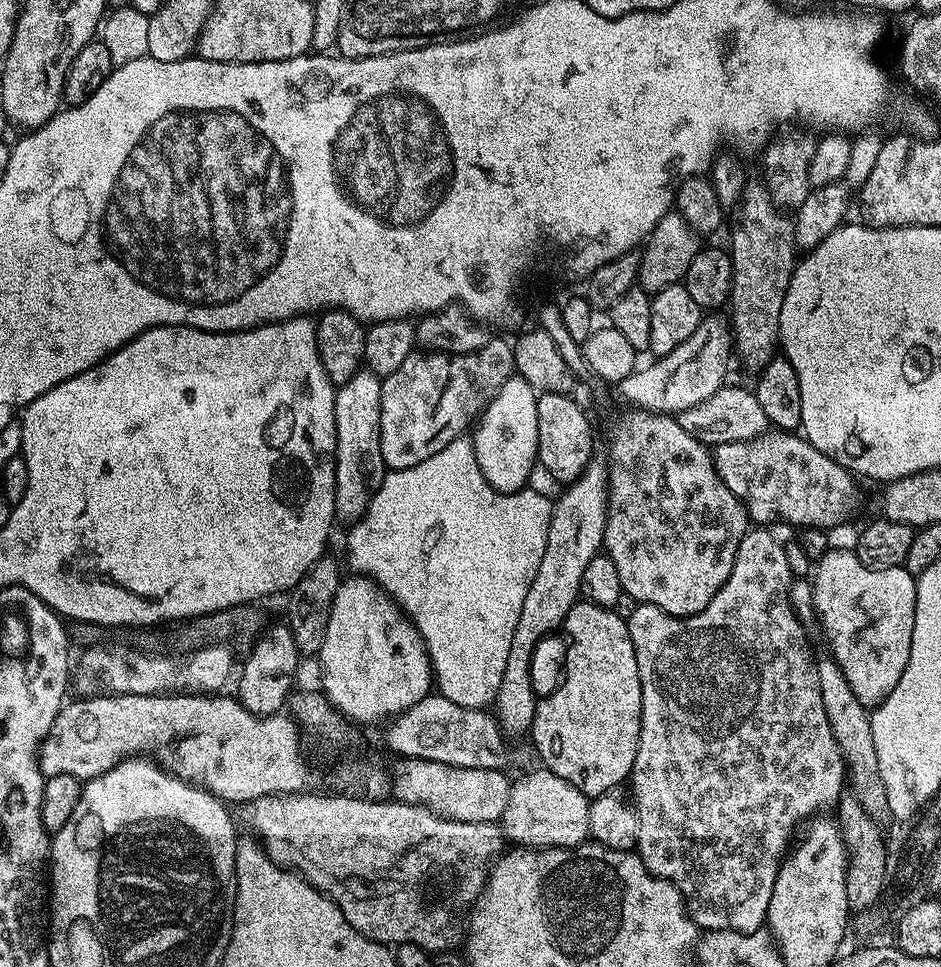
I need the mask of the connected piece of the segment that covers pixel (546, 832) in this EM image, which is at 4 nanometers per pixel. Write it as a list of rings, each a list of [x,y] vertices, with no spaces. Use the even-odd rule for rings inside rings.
[[[537,767],[537,772],[512,780],[510,802],[502,817],[505,841],[526,848],[575,848],[589,839],[589,797],[583,796],[570,782],[558,778],[547,768]]]

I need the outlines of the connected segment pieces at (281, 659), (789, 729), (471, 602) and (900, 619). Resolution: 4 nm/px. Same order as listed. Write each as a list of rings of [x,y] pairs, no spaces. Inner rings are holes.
[[[287,623],[272,624],[263,629],[256,637],[244,665],[239,665],[240,681],[236,684],[235,699],[240,701],[246,710],[250,710],[255,716],[275,716],[280,708],[289,703],[293,695],[292,679],[296,676],[296,667],[302,663],[300,651],[294,646],[294,634]],[[253,647],[253,648],[252,648]]]
[[[756,526],[745,534],[738,546],[730,578],[698,614],[671,616],[653,604],[638,604],[635,613],[627,620],[628,636],[632,639],[634,654],[638,658],[638,678],[642,682],[642,726],[638,754],[634,758],[630,777],[630,796],[638,814],[635,851],[653,876],[670,881],[684,895],[684,907],[700,930],[721,932],[730,928],[735,932],[757,931],[765,923],[770,894],[774,890],[774,878],[780,869],[781,860],[789,851],[790,841],[798,825],[827,809],[824,807],[831,800],[832,803],[839,801],[846,788],[844,759],[840,757],[838,742],[830,730],[826,706],[822,706],[816,656],[808,645],[810,636],[791,606],[789,592],[794,577],[786,562],[784,544],[776,541],[768,532],[771,531],[767,527]]]
[[[461,438],[442,446],[438,454],[430,454],[430,458],[426,458],[426,462],[418,462],[418,466],[385,471],[384,480],[373,494],[368,509],[349,527],[352,528],[348,532],[348,564],[353,568],[351,571],[376,581],[400,605],[401,612],[411,620],[424,639],[434,673],[435,691],[463,708],[487,709],[495,701],[498,686],[502,682],[502,670],[506,670],[506,658],[510,655],[514,626],[518,626],[518,614],[522,614],[522,602],[526,602],[528,584],[534,582],[534,574],[538,574],[542,554],[546,554],[553,501],[547,500],[542,493],[535,492],[534,488],[529,486],[521,488],[519,492],[496,492],[488,485],[486,478],[482,478],[482,470],[478,470],[471,439]]]
[[[833,547],[824,555],[821,560],[815,561],[814,575],[810,580],[813,592],[813,604],[816,607],[816,615],[818,617],[819,627],[828,635],[827,651],[838,662],[838,666],[842,670],[842,674],[846,674],[846,682],[850,684],[850,690],[854,690],[854,694],[859,698],[865,706],[875,706],[880,703],[884,697],[890,694],[890,690],[894,690],[894,686],[898,682],[898,678],[902,676],[902,670],[906,668],[906,662],[910,656],[910,638],[914,628],[914,606],[916,605],[916,576],[909,572],[903,566],[884,567],[878,569],[867,568],[856,557],[855,551],[844,548]]]

